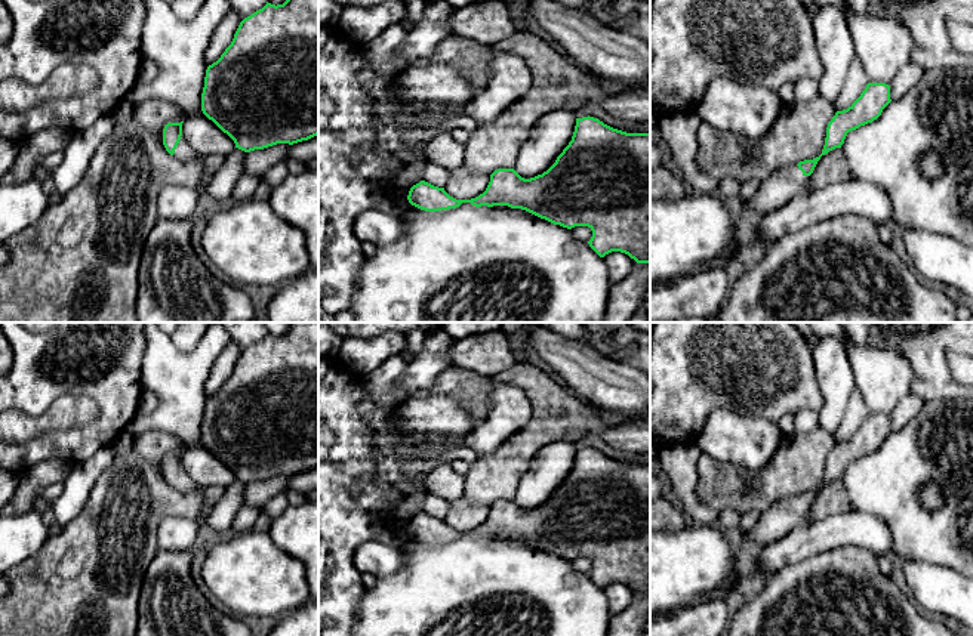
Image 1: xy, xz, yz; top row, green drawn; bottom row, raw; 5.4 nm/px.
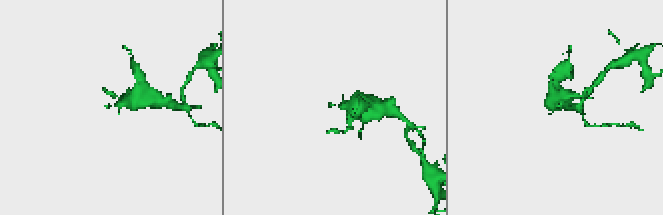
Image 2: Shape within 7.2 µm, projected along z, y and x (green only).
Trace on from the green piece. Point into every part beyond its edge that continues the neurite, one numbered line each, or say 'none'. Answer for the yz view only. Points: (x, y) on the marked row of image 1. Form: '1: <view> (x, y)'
1: yz (781, 187)

